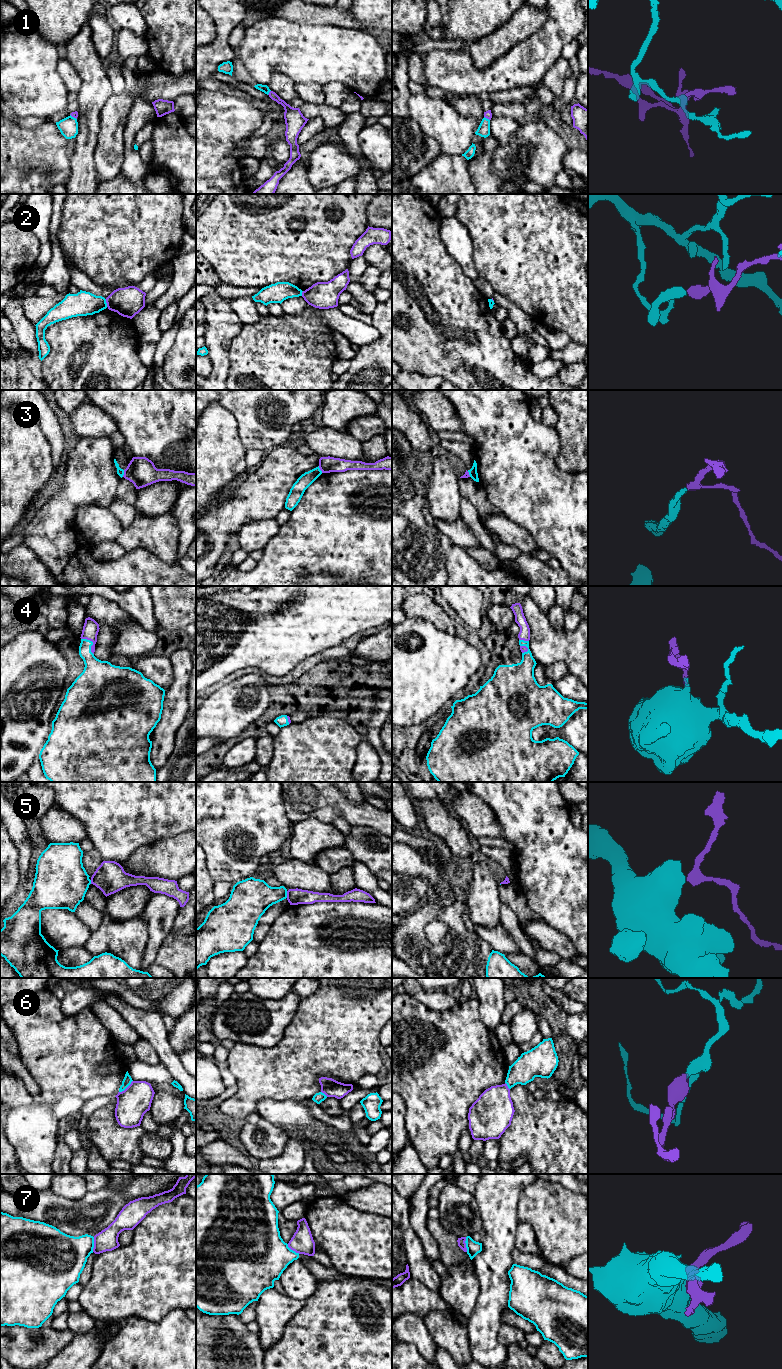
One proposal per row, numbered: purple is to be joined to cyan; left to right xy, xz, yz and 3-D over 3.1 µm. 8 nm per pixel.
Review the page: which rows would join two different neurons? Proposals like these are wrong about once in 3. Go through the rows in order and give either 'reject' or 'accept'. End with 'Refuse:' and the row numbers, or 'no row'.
1: reject
2: reject
3: reject
4: accept
5: reject
6: reject
7: reject
Refuse: 1, 2, 3, 5, 6, 7

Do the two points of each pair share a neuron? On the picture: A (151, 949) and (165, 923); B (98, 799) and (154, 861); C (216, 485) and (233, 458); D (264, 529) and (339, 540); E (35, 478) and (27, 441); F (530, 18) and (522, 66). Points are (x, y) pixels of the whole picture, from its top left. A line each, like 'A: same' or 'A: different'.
A: same
B: different
C: same
D: different
E: same
F: different

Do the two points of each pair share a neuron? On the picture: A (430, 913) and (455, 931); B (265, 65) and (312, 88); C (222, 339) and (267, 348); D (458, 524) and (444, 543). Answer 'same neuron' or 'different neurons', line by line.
A: same neuron
B: different neurons
C: different neurons
D: different neurons

